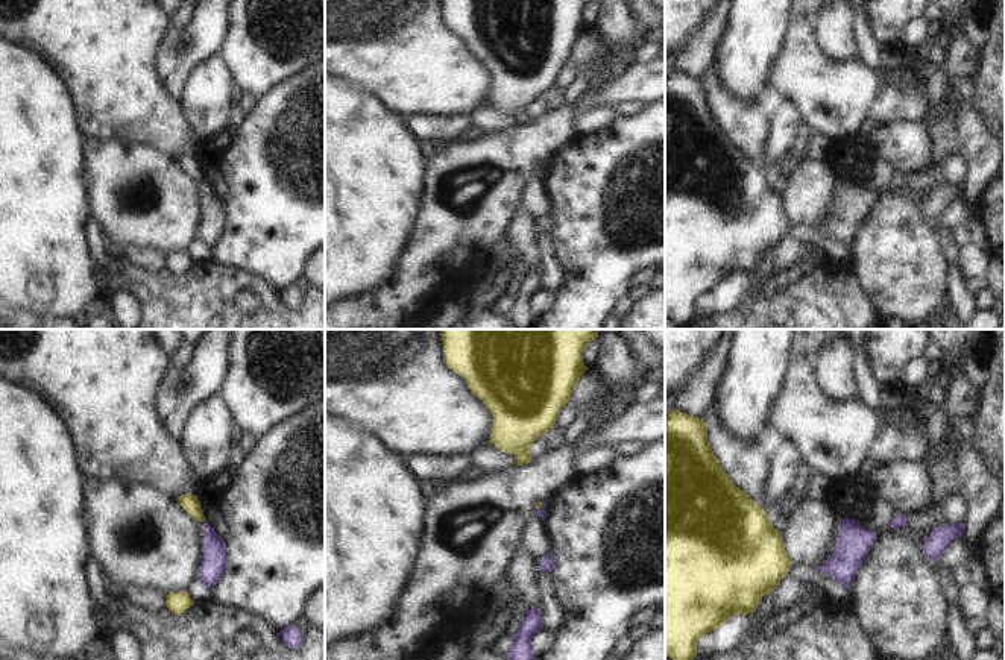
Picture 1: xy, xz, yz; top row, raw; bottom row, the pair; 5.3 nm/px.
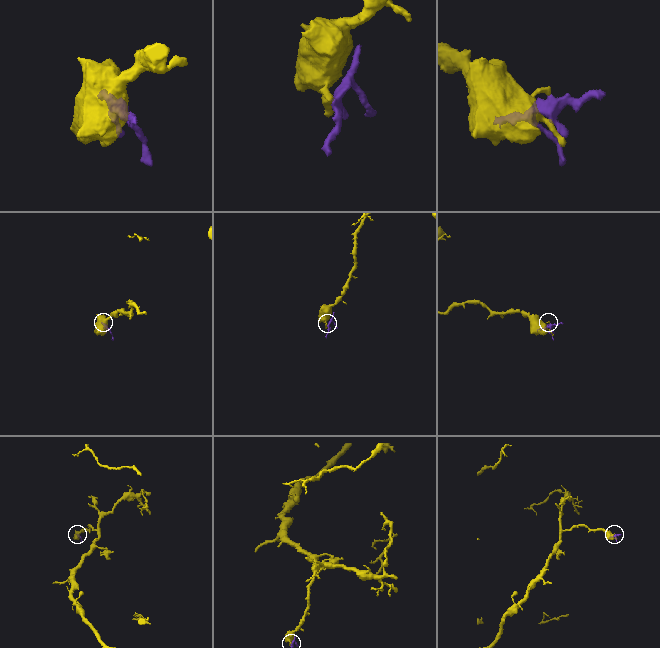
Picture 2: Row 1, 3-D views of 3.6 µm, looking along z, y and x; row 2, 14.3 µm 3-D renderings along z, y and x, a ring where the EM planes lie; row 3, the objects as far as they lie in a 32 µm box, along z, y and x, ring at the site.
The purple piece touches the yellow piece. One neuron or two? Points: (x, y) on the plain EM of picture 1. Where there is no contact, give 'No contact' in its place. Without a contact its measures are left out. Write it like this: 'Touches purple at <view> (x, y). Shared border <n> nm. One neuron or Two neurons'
Touches purple at xz (541, 167). Shared border 60 nm. Two neurons.

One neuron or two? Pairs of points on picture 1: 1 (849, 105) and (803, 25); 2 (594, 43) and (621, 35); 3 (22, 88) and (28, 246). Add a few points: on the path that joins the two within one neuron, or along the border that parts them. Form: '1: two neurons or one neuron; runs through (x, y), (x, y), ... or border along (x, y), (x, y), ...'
1: one neuron; runs through (829, 85), (803, 59), (803, 44)
2: two neurons; border along (597, 26), (612, 46), (632, 43)
3: one neuron; runs through (17, 128), (17, 207)

